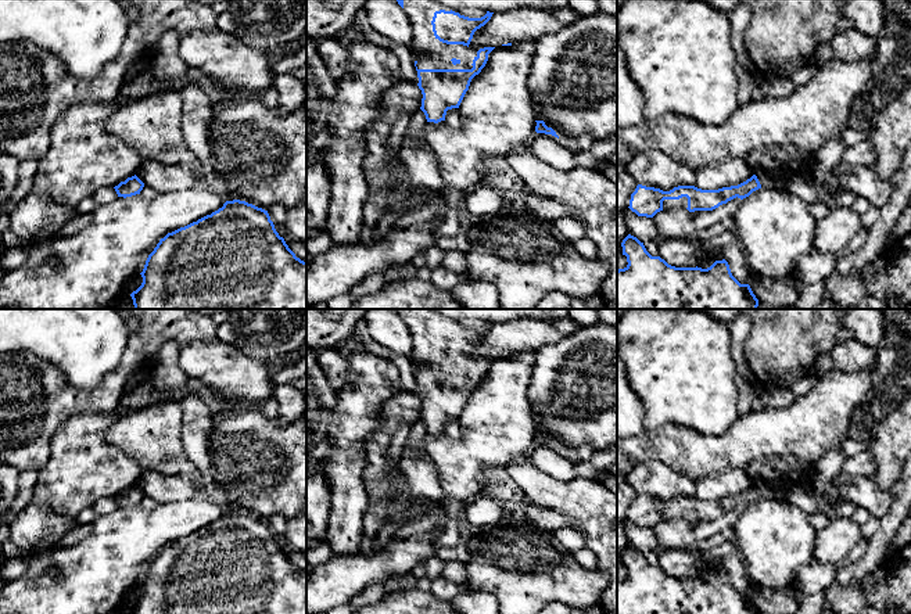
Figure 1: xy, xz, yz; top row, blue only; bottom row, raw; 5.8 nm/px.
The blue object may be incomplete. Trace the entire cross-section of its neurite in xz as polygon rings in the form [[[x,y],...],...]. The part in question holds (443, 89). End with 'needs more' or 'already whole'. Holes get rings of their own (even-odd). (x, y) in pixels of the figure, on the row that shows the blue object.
[[[397,0],[404,8],[413,28],[412,46],[422,54],[415,61],[422,90],[422,107],[427,122],[445,121],[448,109],[459,108],[471,79],[481,72],[488,61],[488,54],[495,47],[484,47],[476,51],[469,44],[477,29],[484,26],[494,12],[487,11],[481,18],[469,18],[444,8],[434,0]]]; needs more

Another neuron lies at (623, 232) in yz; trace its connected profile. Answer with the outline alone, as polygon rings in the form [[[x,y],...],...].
[[[620,209],[617,211],[617,247],[621,245],[623,240],[630,234],[628,226],[627,226],[627,216],[625,211]]]

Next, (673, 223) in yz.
[[[734,198],[713,211],[663,209],[652,219],[659,237],[685,238],[696,230],[707,229],[722,220],[732,220],[740,198]]]

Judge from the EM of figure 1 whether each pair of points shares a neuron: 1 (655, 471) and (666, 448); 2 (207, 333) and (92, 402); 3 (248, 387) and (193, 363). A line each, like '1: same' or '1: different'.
1: different
2: same
3: same

